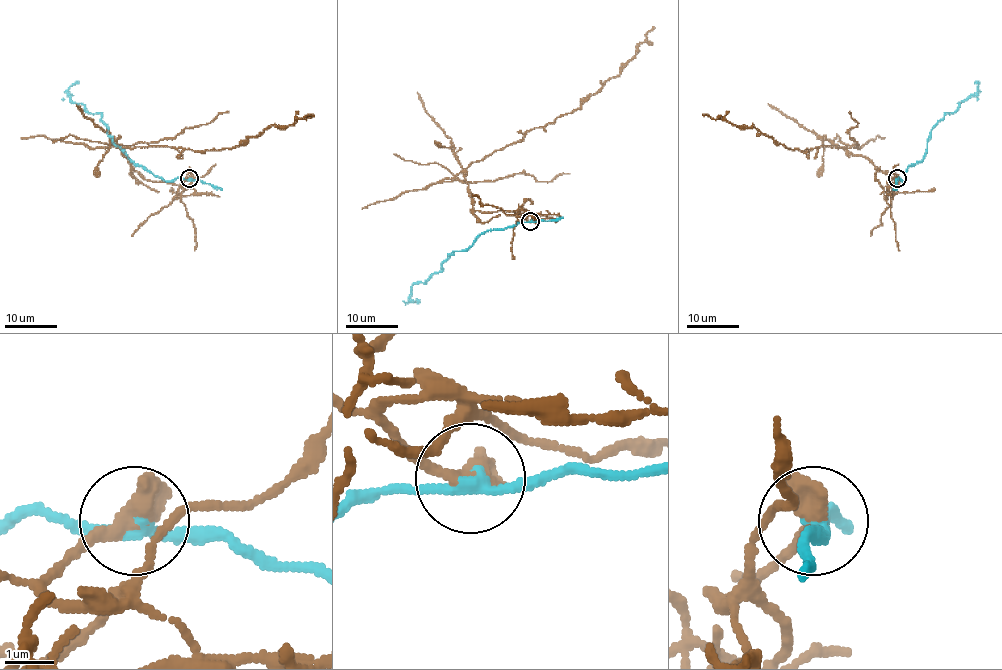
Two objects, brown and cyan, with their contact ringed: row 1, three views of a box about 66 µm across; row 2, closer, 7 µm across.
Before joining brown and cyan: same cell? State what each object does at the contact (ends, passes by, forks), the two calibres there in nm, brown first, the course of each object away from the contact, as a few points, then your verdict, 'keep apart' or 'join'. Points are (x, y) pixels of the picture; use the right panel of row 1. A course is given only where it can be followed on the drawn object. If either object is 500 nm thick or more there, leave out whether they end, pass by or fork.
calibres 600 and 240 nm; course brown (897, 178), (889, 185), (886, 171), (845, 149), (793, 150), (753, 125), (736, 127), (704, 116); course cyan (897, 178), (903, 181), (907, 169), (923, 158), (933, 127), (977, 91), (977, 81); keep apart

